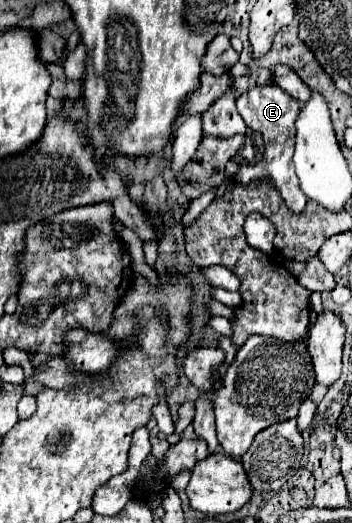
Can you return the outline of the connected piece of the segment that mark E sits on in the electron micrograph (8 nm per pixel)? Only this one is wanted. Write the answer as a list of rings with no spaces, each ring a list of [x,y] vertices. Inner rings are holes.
[[[262,85],[262,87],[252,87],[248,93],[244,93],[236,101],[236,105],[238,105],[238,113],[246,121],[248,129],[252,129],[254,133],[260,133],[264,137],[264,159],[256,165],[239,164],[235,180],[244,186],[251,180],[270,177],[274,181],[276,189],[280,191],[280,195],[284,197],[286,205],[294,213],[304,211],[308,197],[304,197],[304,193],[300,189],[300,183],[298,183],[296,171],[294,171],[294,163],[292,163],[294,135],[296,135],[294,123],[296,123],[296,113],[300,111],[300,103],[294,97],[288,97],[288,93],[284,93],[282,89],[276,89],[276,85]]]

